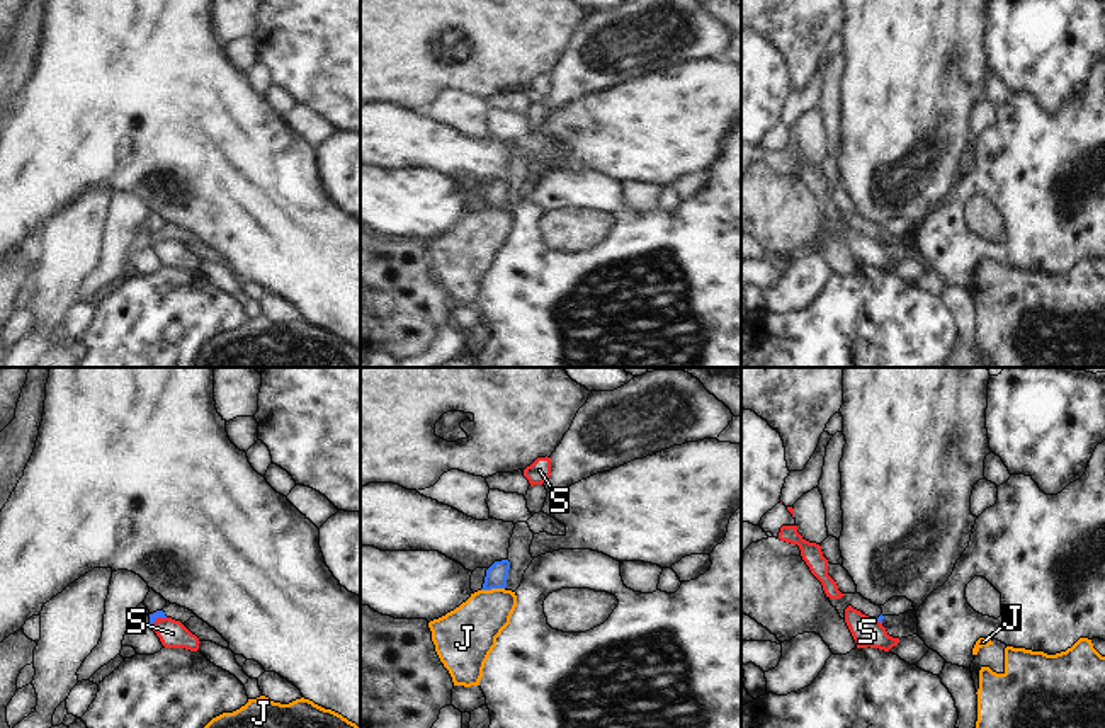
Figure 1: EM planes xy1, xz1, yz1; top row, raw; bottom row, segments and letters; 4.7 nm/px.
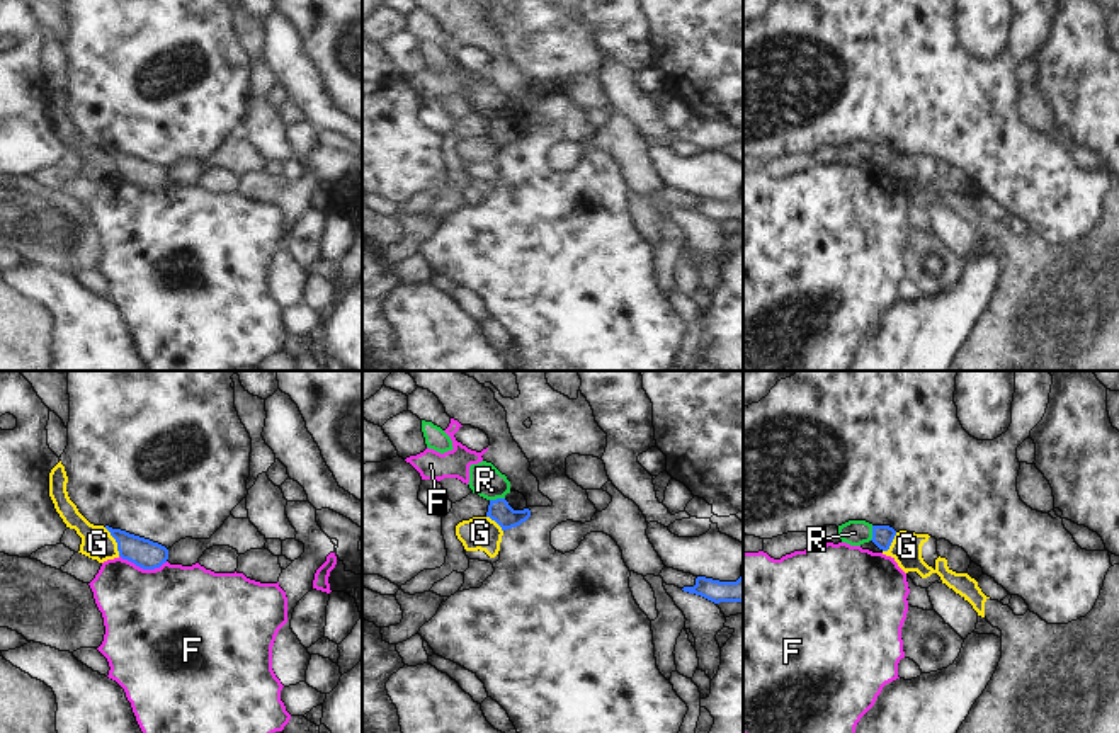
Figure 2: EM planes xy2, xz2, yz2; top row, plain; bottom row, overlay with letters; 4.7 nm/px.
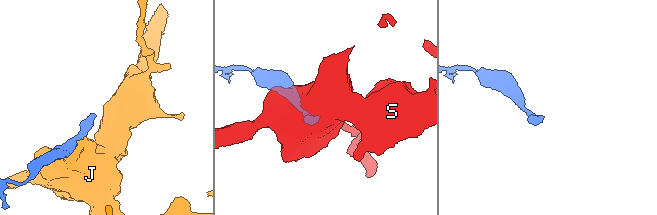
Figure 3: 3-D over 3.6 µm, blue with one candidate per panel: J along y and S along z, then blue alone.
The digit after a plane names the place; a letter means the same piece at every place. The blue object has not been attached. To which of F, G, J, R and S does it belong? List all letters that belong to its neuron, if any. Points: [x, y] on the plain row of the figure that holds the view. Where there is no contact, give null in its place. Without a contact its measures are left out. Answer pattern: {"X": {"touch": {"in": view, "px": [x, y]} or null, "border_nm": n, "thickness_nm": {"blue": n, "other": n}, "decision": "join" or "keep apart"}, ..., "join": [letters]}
{"F": {"touch": {"in": "xy2", "px": [143, 187]}, "border_nm": 240, "thickness_nm": {"blue": 140, "other": 480}, "decision": "keep apart"}, "G": {"touch": {"in": "xy2", "px": [116, 160]}, "border_nm": 150, "thickness_nm": {"blue": 140, "other": 150}, "decision": "keep apart"}, "J": {"touch": {"in": "xz1", "px": [492, 206]}, "border_nm": 110, "thickness_nm": {"blue": 100, "other": 260}, "decision": "keep apart"}, "R": {"touch": {"in": "xz2", "px": [497, 118]}, "border_nm": 70, "thickness_nm": {"blue": 110, "other": 150}, "decision": "keep apart"}, "S": {"touch": {"in": "xy1", "px": [155, 238]}, "border_nm": 90, "thickness_nm": {"blue": 30, "other": 130}, "decision": "keep apart"}, "join": []}

